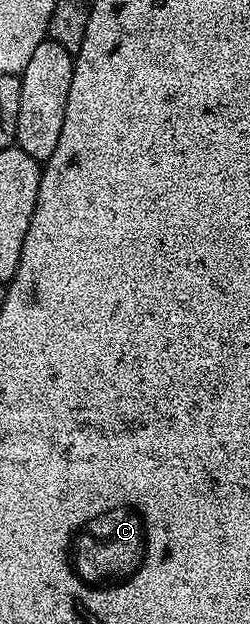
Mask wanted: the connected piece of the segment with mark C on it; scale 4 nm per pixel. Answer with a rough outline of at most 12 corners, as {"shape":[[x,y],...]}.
{"shape":[[110,499],[68,531],[88,591],[128,587],[152,552],[136,503]]}

